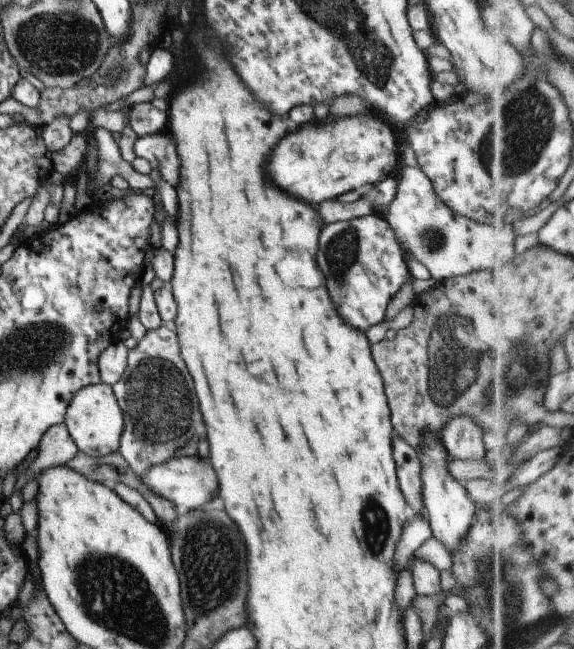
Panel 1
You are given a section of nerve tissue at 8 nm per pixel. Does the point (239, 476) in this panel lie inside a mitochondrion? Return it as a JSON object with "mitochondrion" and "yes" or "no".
{"mitochondrion":"no"}

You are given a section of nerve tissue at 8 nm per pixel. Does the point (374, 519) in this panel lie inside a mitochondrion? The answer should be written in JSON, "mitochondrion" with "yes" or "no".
{"mitochondrion":"yes"}

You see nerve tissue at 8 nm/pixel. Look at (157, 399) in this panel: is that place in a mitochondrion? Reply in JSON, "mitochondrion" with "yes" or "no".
{"mitochondrion":"yes"}

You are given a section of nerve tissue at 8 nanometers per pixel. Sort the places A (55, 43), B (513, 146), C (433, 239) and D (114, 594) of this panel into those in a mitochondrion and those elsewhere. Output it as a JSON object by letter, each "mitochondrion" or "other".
{"A":"mitochondrion","B":"mitochondrion","C":"mitochondrion","D":"mitochondrion"}

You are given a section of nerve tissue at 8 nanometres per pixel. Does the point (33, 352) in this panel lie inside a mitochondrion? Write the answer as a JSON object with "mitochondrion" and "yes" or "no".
{"mitochondrion":"yes"}

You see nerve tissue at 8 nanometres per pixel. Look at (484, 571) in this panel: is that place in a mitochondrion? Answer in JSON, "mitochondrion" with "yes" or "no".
{"mitochondrion":"yes"}

